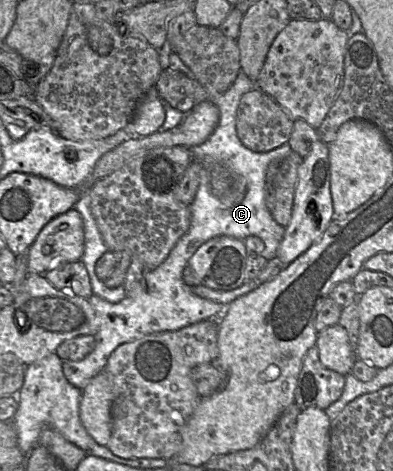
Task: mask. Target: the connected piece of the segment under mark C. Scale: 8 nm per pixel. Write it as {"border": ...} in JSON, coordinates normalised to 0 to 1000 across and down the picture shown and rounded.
{"border":[[[425,98],[417,108],[417,142],[443,142],[466,153],[483,168],[494,170],[496,221],[517,214],[542,217],[557,231],[557,261],[534,291],[511,308],[481,314],[491,342],[511,348],[506,397],[491,431],[483,435],[486,471],[478,490],[453,510],[425,548],[394,571],[374,577],[369,588],[366,616],[346,631],[318,631],[300,643],[282,643],[272,637],[234,626],[224,637],[237,650],[249,675],[252,701],[239,713],[244,732],[239,743],[214,762],[201,766],[160,766],[160,792],[170,807],[201,826],[211,826],[226,809],[247,794],[267,786],[275,762],[285,747],[308,730],[356,720],[372,711],[417,703],[450,703],[481,690],[504,686],[534,675],[557,675],[573,662],[575,648],[506,631],[486,618],[463,592],[463,580],[476,565],[481,550],[501,529],[547,503],[585,501],[601,507],[623,510],[631,501],[654,501],[674,518],[664,544],[679,552],[702,544],[705,527],[720,507],[725,484],[710,478],[695,463],[674,431],[677,363],[682,350],[697,340],[723,338],[738,323],[740,310],[728,301],[712,312],[682,323],[646,323],[626,314],[603,289],[601,253],[603,231],[613,206],[646,189],[644,174],[616,149],[606,155],[593,180],[557,204],[534,204],[527,193],[499,170],[494,155],[466,134],[453,113]]]}

